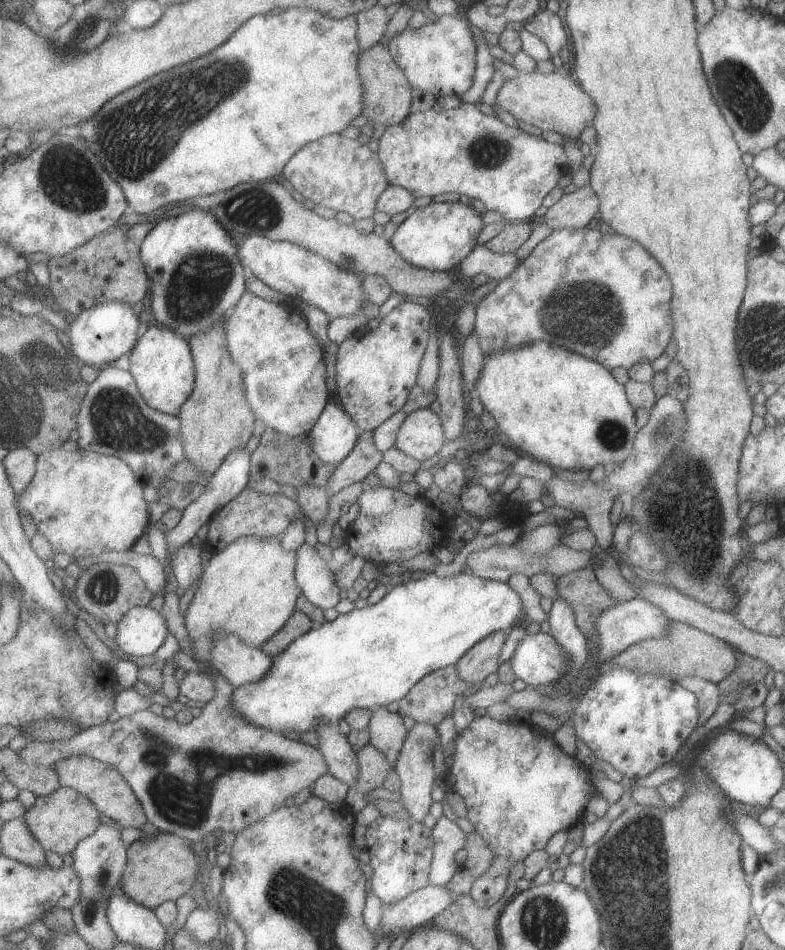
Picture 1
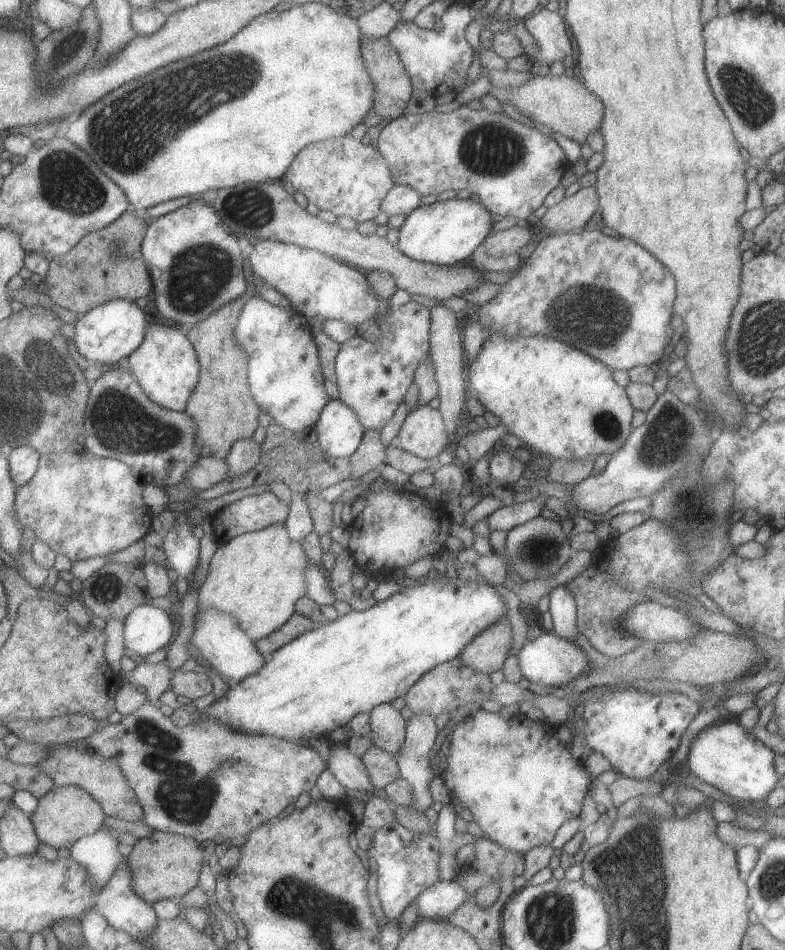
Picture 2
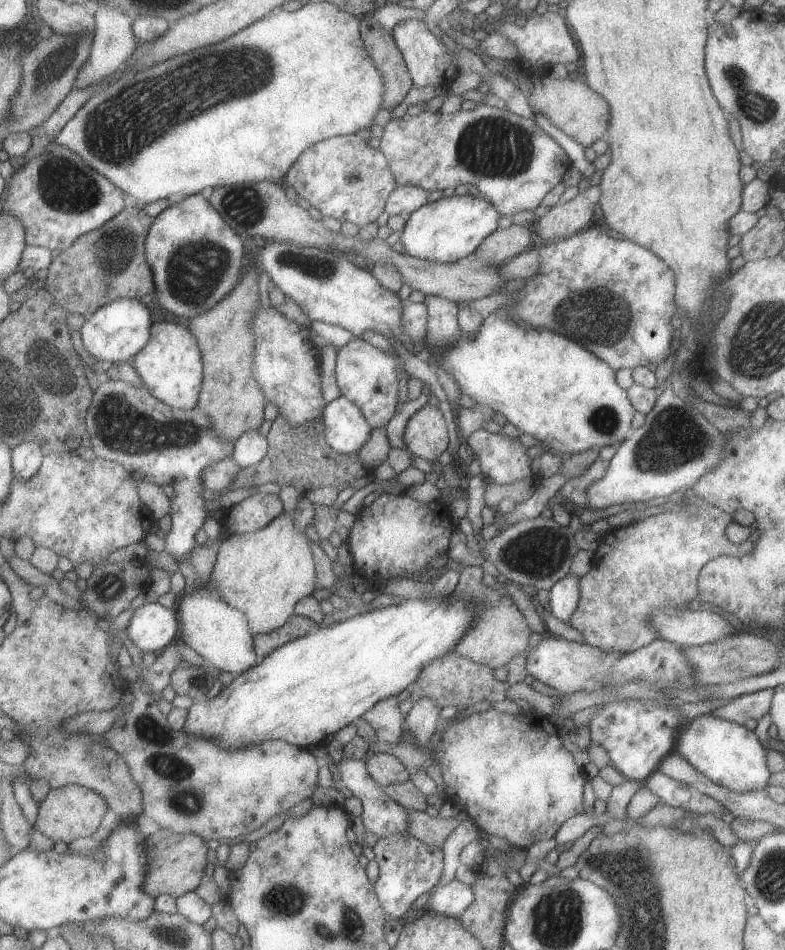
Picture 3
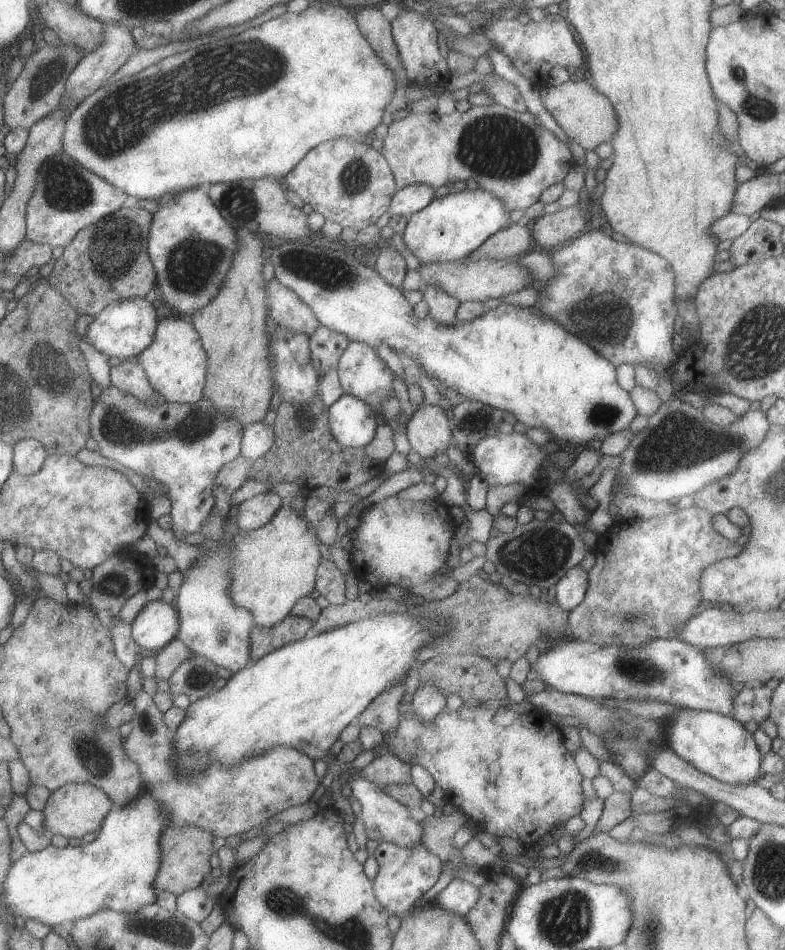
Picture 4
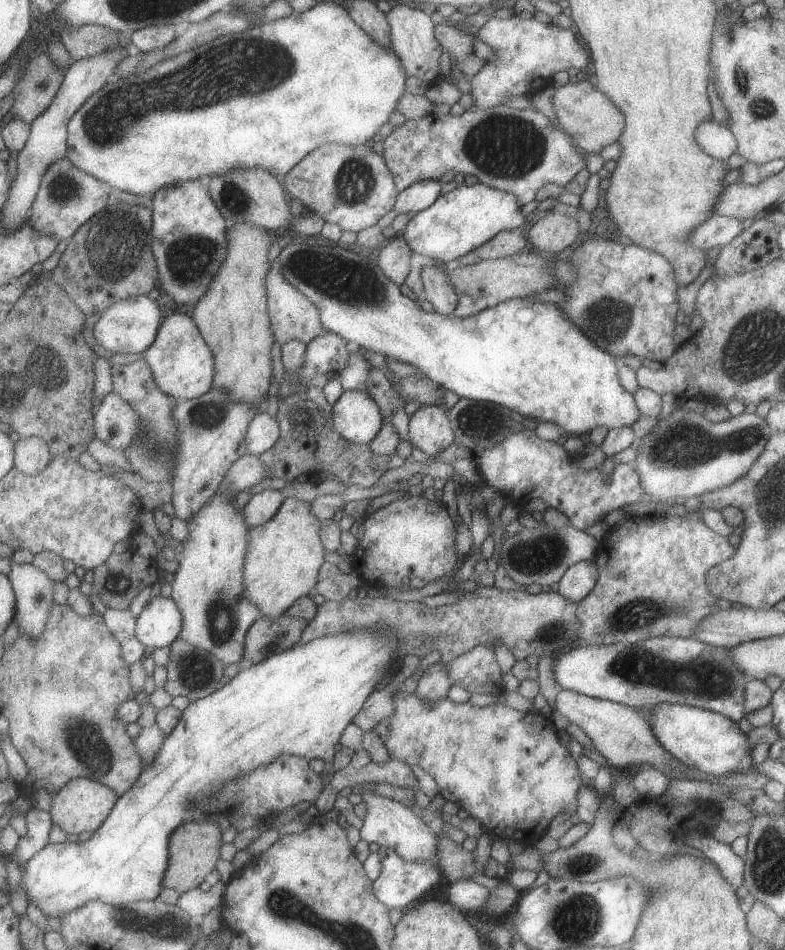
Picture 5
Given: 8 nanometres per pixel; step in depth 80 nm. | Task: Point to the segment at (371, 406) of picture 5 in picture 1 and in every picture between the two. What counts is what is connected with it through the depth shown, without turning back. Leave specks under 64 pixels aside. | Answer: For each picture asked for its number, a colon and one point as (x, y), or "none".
1: (333, 436)
2: (338, 431)
3: (344, 430)
4: (351, 423)

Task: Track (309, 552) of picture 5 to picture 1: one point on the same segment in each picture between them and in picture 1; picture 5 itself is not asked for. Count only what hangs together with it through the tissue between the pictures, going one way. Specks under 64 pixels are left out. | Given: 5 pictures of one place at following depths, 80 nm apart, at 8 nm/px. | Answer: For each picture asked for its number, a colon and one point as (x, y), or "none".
1: (249, 589)
2: (258, 576)
3: (263, 574)
4: (273, 566)

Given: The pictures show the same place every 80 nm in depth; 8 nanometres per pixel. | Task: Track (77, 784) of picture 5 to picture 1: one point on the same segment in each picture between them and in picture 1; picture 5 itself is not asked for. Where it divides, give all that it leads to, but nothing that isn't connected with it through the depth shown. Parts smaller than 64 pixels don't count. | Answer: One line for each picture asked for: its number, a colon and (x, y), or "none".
1: (59, 820)
2: (66, 814)
3: (69, 813)
4: (75, 810)

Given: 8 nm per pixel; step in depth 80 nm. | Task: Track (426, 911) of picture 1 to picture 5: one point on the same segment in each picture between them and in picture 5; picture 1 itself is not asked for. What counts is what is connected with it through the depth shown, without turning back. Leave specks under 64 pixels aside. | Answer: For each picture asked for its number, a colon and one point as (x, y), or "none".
2: (438, 901)
3: (450, 899)
4: (459, 897)
5: (466, 895)

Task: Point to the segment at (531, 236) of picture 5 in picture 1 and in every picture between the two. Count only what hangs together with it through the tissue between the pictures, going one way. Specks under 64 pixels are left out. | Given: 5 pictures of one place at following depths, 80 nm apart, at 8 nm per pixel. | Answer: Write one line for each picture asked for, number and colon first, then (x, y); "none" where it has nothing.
1: (573, 210)
2: (571, 213)
3: (562, 220)
4: (551, 230)

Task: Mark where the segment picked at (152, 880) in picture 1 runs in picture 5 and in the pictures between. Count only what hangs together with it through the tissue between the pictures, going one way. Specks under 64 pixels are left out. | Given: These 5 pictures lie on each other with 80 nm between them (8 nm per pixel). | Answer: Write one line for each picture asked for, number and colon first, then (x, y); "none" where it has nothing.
2: (166, 866)
3: (177, 862)
4: (187, 851)
5: (195, 848)

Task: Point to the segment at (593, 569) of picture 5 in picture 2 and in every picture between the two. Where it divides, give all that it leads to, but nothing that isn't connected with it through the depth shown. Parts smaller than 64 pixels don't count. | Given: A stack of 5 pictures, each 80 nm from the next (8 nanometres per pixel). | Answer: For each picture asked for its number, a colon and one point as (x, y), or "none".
2: (562, 608)
3: (564, 595)
4: (569, 590)

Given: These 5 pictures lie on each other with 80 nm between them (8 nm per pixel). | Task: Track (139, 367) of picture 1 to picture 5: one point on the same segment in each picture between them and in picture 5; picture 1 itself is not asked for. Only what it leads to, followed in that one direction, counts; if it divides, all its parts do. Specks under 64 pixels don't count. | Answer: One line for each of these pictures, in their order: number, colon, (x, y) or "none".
2: (167, 365)
3: (171, 366)
4: (177, 365)
5: (183, 365)

